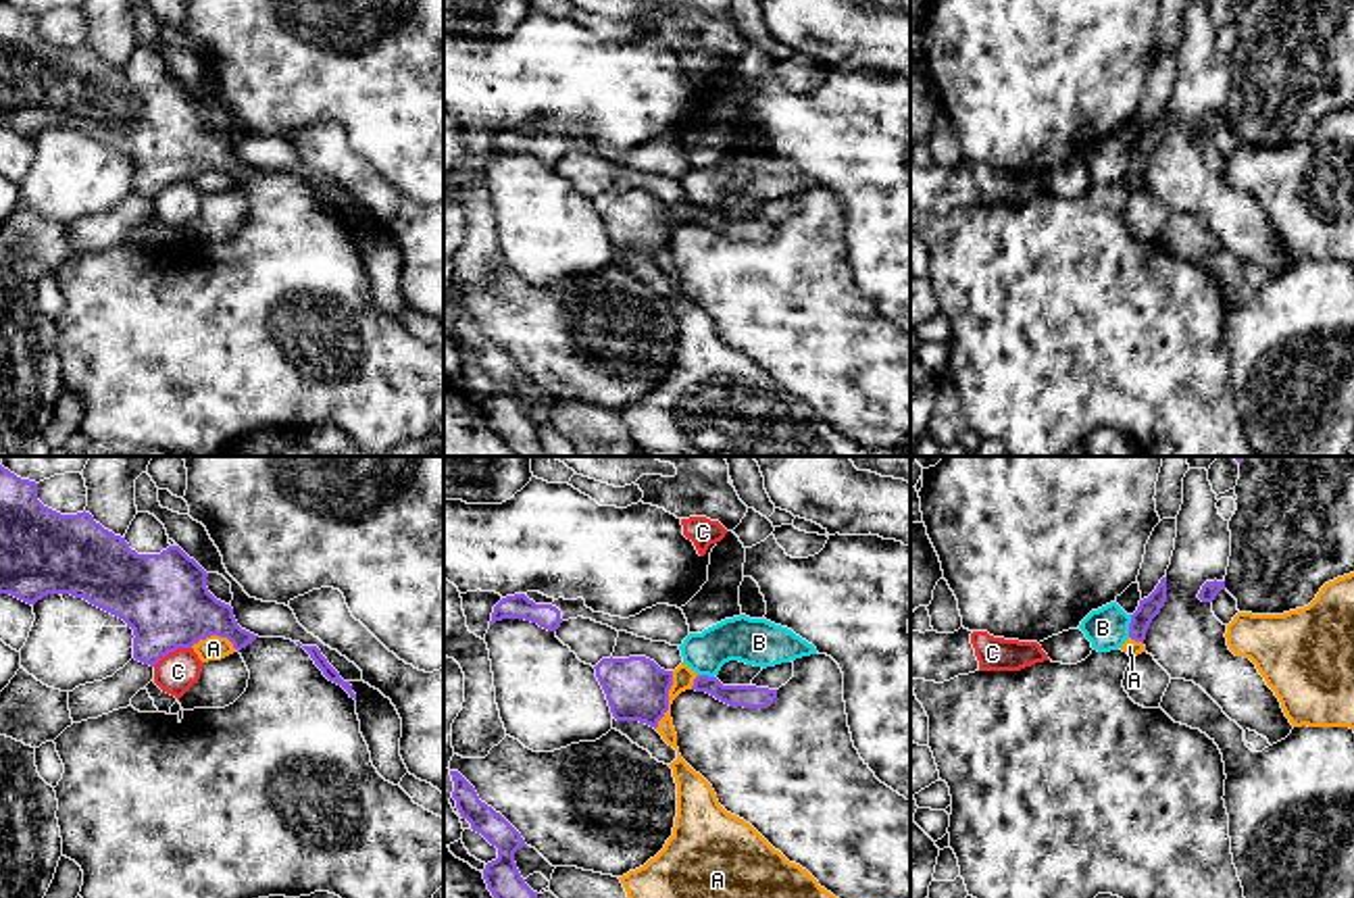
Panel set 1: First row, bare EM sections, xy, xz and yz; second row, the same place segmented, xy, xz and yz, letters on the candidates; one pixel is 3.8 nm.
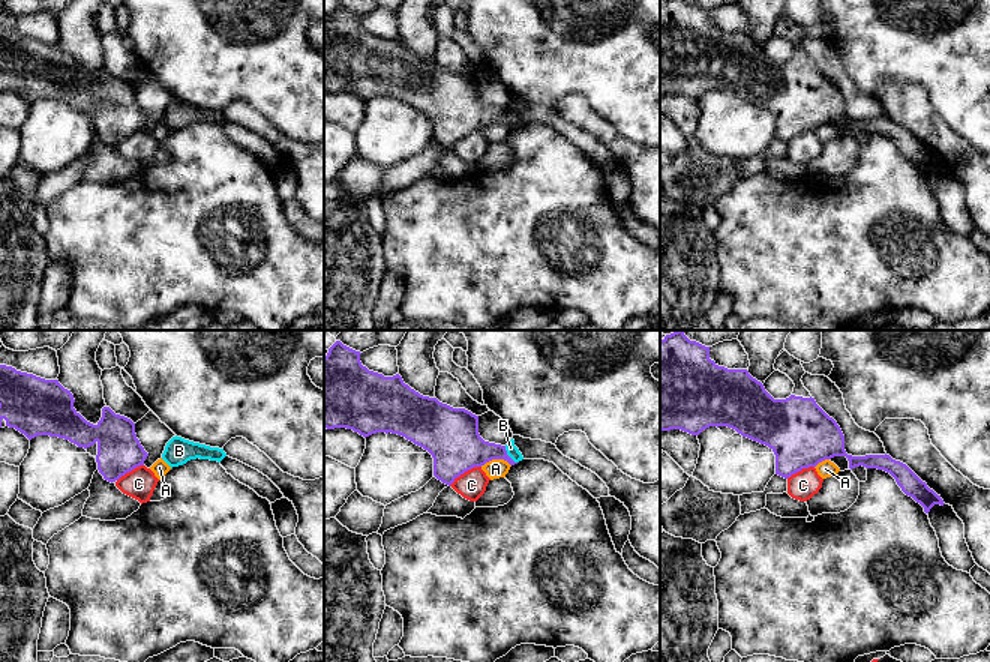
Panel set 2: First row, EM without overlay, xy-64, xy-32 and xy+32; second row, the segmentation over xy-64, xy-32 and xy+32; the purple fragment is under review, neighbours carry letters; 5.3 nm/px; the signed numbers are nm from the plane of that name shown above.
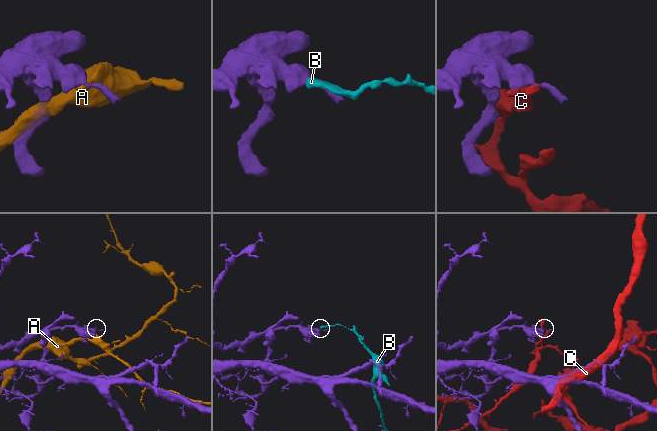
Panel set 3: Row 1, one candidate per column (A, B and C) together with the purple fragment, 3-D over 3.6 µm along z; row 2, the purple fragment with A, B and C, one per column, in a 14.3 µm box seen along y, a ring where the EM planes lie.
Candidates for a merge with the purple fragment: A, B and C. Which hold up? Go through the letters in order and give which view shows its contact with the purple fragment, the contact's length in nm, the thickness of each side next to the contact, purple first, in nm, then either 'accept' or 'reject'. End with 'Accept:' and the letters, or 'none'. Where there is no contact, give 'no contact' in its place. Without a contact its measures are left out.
A: contact in xz; length 240 nm; calibres 240 and 80 nm; reject
B: contact in yz; length 90 nm; calibres 80 and 160 nm; reject
C: contact in xy; length 170 nm; calibres 340 and 160 nm; reject
Accept: none

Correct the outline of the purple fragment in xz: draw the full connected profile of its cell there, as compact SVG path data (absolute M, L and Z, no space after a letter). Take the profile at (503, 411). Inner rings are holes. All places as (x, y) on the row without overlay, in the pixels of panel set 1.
M458 304L450 308L460 350L498 381L498 392L483 402L487 423L519 456L546 456L537 425L525 417L515 396L515 385L527 379L525 373L500 346L479 333L475 321Z

